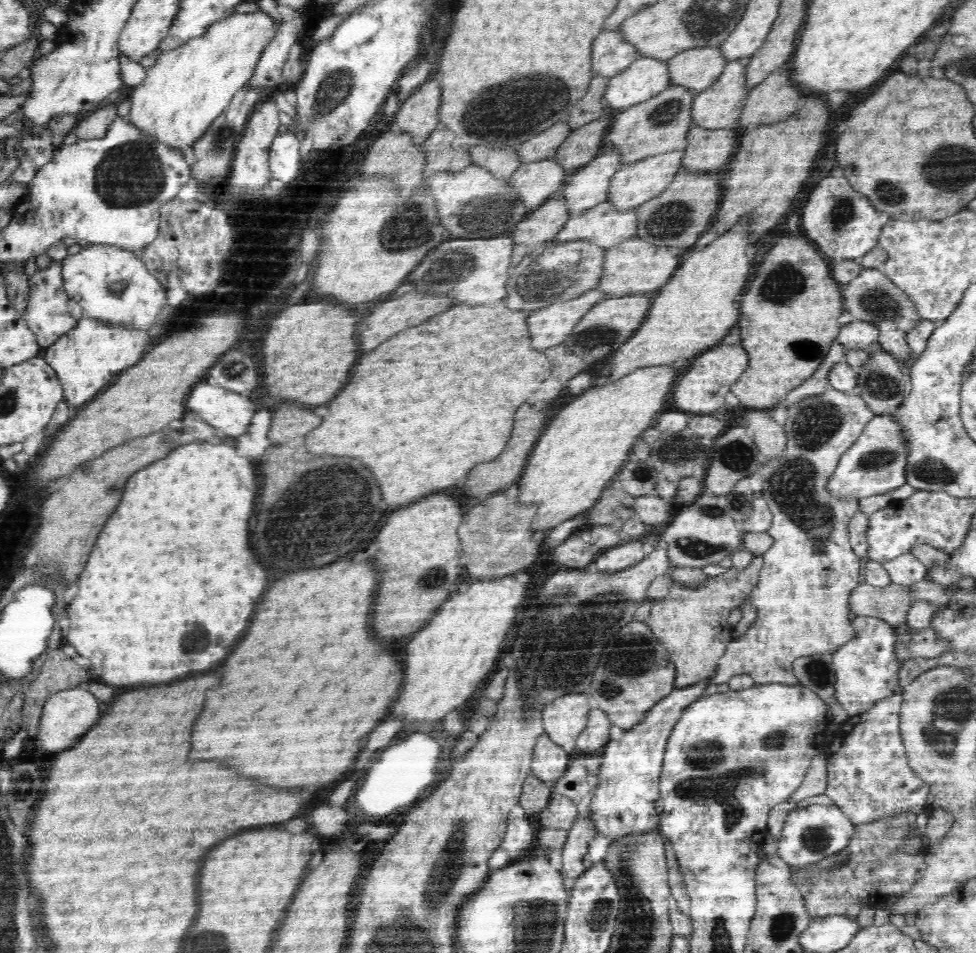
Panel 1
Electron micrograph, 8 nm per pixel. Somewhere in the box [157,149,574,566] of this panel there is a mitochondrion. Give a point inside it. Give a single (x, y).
(407, 227)

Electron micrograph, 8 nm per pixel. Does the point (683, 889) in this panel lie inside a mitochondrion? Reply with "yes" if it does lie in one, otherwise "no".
no

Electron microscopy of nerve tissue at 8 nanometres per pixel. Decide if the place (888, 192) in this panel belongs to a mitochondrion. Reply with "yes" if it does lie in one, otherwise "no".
yes

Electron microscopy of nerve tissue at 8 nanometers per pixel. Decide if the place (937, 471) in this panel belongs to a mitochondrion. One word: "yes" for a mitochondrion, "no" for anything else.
yes

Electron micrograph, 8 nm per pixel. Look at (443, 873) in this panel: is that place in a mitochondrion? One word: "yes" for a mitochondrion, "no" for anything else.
yes

